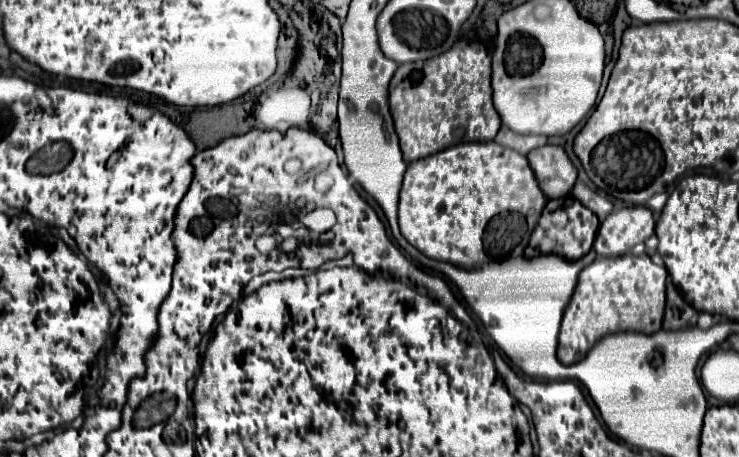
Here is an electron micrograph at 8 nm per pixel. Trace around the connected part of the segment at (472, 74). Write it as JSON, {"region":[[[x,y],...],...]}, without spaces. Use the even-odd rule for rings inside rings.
{"region":[[[455,42],[451,50],[433,56],[425,62],[415,64],[403,64],[395,72],[391,86],[389,86],[389,106],[391,116],[395,122],[395,130],[401,142],[401,152],[405,156],[405,162],[413,162],[419,158],[425,158],[429,154],[435,154],[451,144],[457,142],[453,132],[457,128],[465,128],[465,140],[467,142],[489,142],[495,138],[495,134],[501,128],[501,118],[493,108],[491,102],[491,54],[489,50],[479,42]],[[419,70],[423,72],[423,78],[419,84],[411,82],[411,72]]]}

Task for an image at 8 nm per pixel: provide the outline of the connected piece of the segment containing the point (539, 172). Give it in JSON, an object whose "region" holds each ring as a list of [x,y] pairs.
{"region":[[[547,144],[531,150],[527,160],[547,198],[563,198],[571,192],[577,180],[577,170],[561,146]]]}

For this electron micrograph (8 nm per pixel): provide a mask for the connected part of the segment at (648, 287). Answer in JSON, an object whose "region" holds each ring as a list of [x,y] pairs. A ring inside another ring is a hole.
{"region":[[[625,254],[615,258],[599,258],[581,274],[575,294],[563,314],[557,356],[561,364],[575,364],[585,358],[591,346],[613,332],[643,332],[661,330],[665,310],[665,280],[667,270],[653,264],[647,254]]]}

